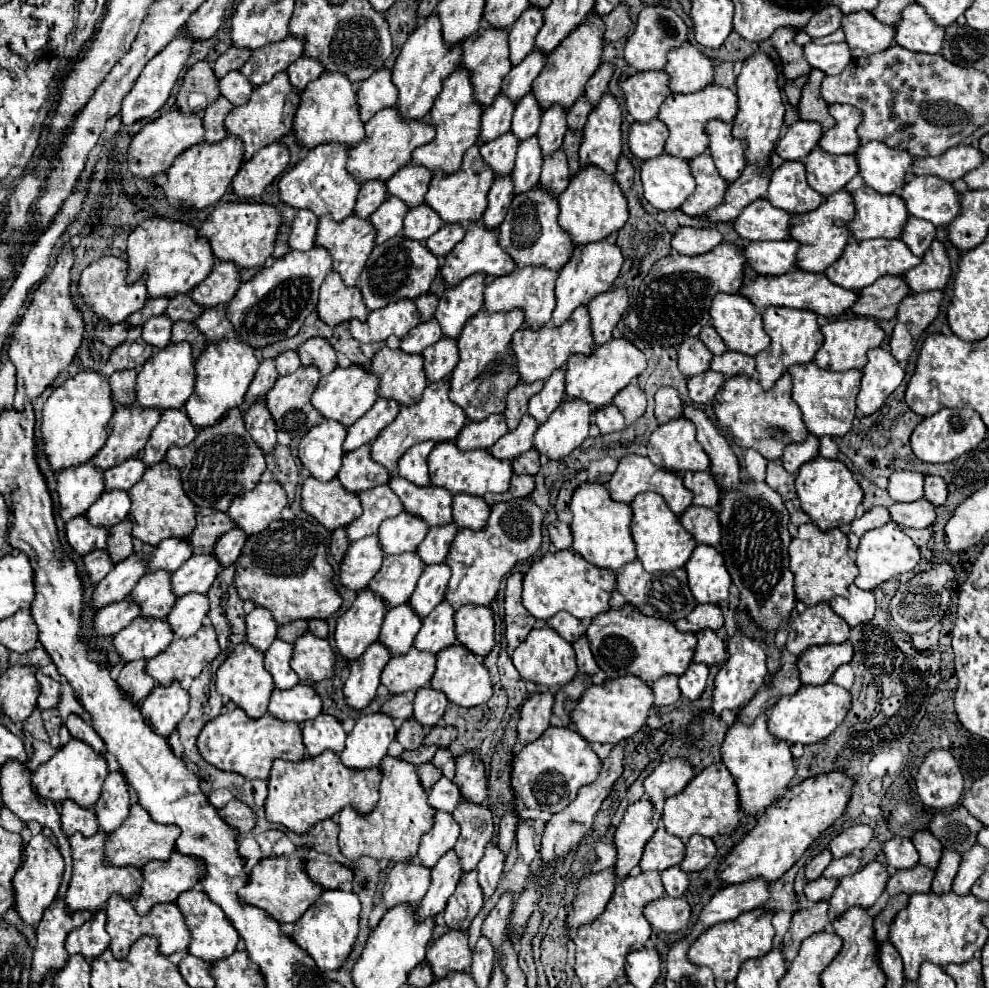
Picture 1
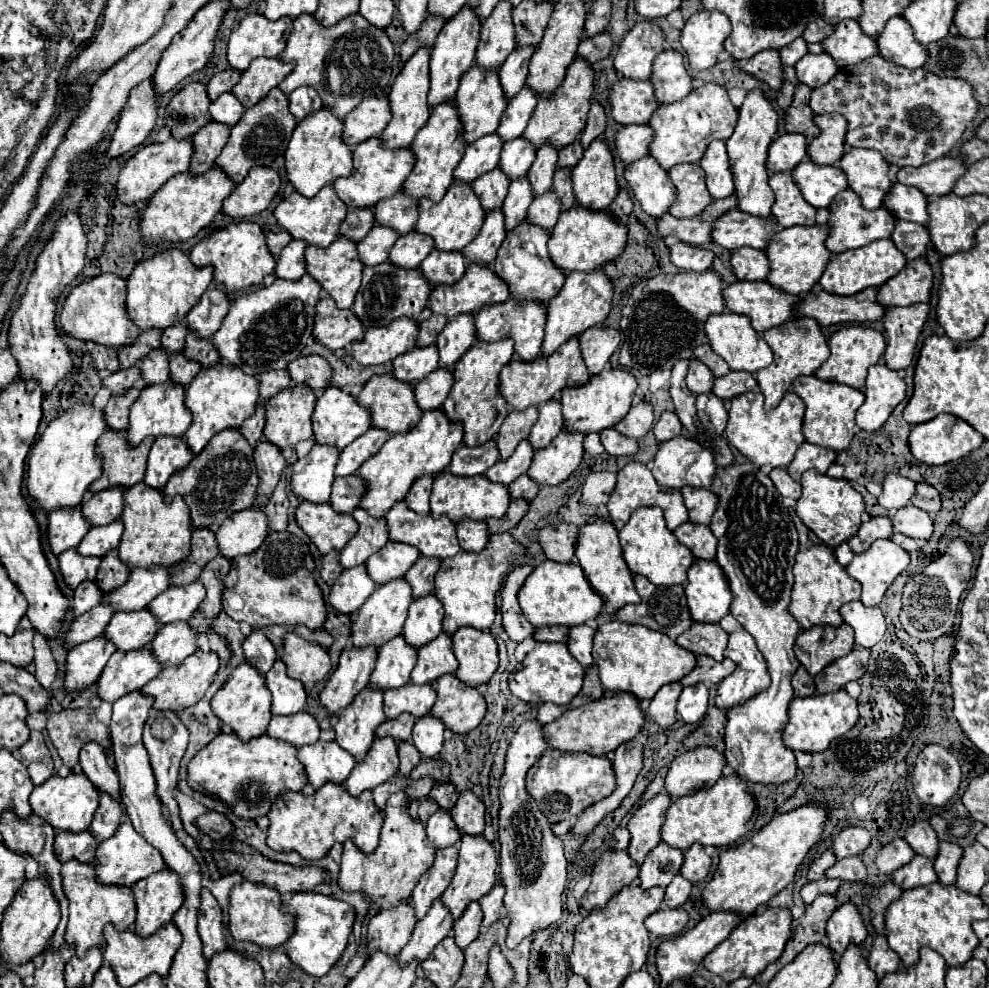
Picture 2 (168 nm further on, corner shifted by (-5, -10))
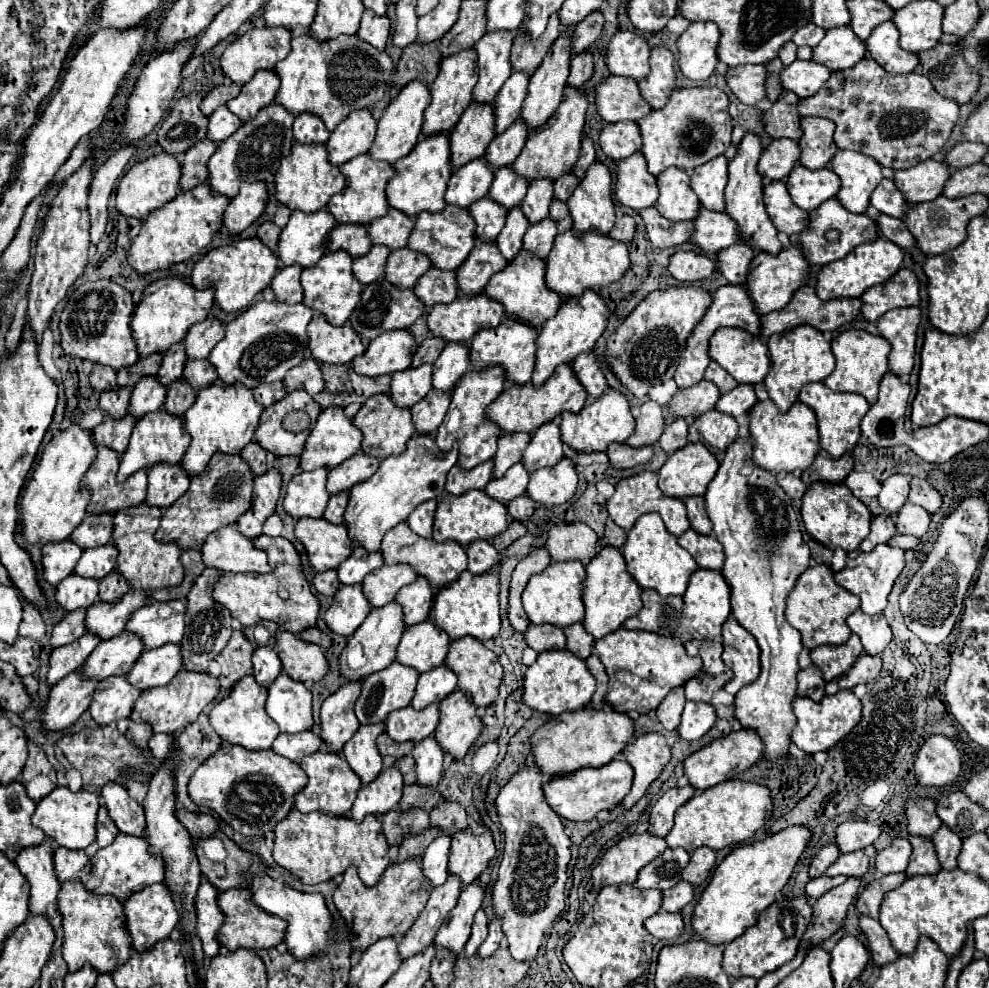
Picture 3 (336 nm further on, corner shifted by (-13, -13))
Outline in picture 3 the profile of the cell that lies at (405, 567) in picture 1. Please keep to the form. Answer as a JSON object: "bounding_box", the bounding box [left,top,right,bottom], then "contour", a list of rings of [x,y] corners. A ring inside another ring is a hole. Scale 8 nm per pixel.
{"bounding_box":[341,601,405,679],"contour":[[[391,601],[391,603],[387,603],[387,607],[381,607],[381,611],[371,611],[367,615],[367,619],[363,621],[363,625],[349,637],[349,643],[347,643],[347,647],[355,647],[357,643],[361,643],[367,661],[365,661],[363,667],[351,669],[347,665],[347,651],[343,651],[341,653],[341,673],[347,679],[361,679],[361,677],[367,677],[367,675],[381,671],[387,665],[391,665],[395,661],[395,651],[397,651],[397,645],[399,645],[403,631],[405,631],[405,627],[403,627],[403,607],[399,607],[399,603]]]}

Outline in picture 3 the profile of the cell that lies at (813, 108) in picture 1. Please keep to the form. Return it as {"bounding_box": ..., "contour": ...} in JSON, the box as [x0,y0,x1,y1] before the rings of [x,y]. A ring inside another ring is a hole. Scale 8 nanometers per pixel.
{"bounding_box":[765,91,801,141],"contour":[[[785,91],[779,101],[765,111],[765,127],[771,137],[789,137],[799,141],[801,135],[801,115],[799,115],[799,97],[793,91]]]}

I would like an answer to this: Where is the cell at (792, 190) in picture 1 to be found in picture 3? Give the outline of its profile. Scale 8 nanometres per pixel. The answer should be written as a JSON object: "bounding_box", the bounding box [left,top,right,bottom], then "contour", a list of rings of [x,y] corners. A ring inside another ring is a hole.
{"bounding_box":[763,181,809,235],"contour":[[[769,181],[763,189],[763,201],[777,231],[793,235],[807,229],[809,213],[801,207],[795,207],[783,181]]]}

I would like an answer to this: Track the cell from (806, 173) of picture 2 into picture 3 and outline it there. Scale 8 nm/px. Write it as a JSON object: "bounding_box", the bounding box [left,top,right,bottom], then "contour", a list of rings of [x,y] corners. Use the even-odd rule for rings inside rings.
{"bounding_box":[785,165,839,211],"contour":[[[797,165],[785,177],[785,183],[793,203],[805,211],[815,211],[821,203],[835,197],[839,191],[839,175],[835,175],[831,169],[811,171],[803,165]]]}

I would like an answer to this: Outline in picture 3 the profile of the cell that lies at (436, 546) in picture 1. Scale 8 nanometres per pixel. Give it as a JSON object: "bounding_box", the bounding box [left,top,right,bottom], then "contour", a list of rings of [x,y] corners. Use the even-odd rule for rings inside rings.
{"bounding_box":[395,579,435,625],"contour":[[[415,579],[415,583],[409,583],[395,595],[395,601],[403,605],[405,623],[413,625],[423,619],[427,619],[427,611],[431,611],[431,599],[435,595],[435,587],[423,579]]]}

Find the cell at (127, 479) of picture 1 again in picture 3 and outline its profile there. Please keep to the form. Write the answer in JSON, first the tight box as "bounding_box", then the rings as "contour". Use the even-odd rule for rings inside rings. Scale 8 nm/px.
{"bounding_box":[71,513,113,549],"contour":[[[87,513],[83,523],[71,533],[71,539],[79,543],[79,547],[87,549],[109,543],[111,531],[113,531],[113,513],[103,513],[103,515]]]}

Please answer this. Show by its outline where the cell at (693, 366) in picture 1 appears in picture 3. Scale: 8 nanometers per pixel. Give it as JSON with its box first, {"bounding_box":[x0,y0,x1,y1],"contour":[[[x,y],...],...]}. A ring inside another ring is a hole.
{"bounding_box":[669,379,721,417],"contour":[[[701,379],[697,385],[685,391],[677,391],[677,395],[669,401],[669,409],[677,417],[687,417],[687,415],[697,417],[703,411],[713,409],[719,395],[721,393],[717,387],[713,387],[713,383],[707,383],[707,379]]]}

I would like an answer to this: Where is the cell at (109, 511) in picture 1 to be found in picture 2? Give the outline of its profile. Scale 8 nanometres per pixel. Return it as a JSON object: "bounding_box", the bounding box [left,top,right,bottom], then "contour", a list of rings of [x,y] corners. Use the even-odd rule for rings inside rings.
{"bounding_box":[77,520,123,556],"contour":[[[117,520],[115,524],[107,524],[103,528],[91,528],[87,536],[77,546],[81,556],[105,556],[109,550],[119,546],[119,536],[123,534],[123,524]]]}

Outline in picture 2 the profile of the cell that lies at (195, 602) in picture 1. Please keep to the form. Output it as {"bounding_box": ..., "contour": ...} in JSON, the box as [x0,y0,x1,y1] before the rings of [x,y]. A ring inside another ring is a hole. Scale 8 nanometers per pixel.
{"bounding_box":[149,622,199,668],"contour":[[[187,622],[179,624],[167,624],[157,630],[155,638],[149,644],[149,650],[153,650],[153,658],[161,664],[161,668],[177,666],[187,656],[191,656],[197,650],[199,634],[187,626]]]}

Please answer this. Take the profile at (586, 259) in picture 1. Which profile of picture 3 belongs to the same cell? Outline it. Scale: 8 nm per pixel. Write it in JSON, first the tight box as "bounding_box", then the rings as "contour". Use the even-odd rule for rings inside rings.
{"bounding_box":[531,291,609,385],"contour":[[[585,291],[579,299],[565,299],[553,319],[541,325],[537,337],[537,363],[531,377],[533,385],[541,385],[551,377],[559,363],[571,363],[579,353],[593,349],[595,341],[603,335],[609,319],[609,309],[603,297],[595,291]]]}

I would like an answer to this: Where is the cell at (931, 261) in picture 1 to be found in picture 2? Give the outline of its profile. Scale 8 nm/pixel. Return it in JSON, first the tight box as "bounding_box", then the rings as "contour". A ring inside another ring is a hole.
{"bounding_box":[877,258,933,308],"contour":[[[925,258],[907,260],[895,278],[889,278],[877,290],[877,302],[883,308],[889,306],[911,306],[915,302],[929,302],[933,272]]]}

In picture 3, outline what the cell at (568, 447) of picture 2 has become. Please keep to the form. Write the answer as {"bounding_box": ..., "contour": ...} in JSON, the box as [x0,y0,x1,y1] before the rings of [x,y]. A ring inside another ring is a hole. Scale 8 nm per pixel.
{"bounding_box":[527,457,577,507],"contour":[[[563,457],[555,467],[543,467],[531,473],[527,493],[543,507],[561,505],[575,495],[577,471],[571,457]]]}

